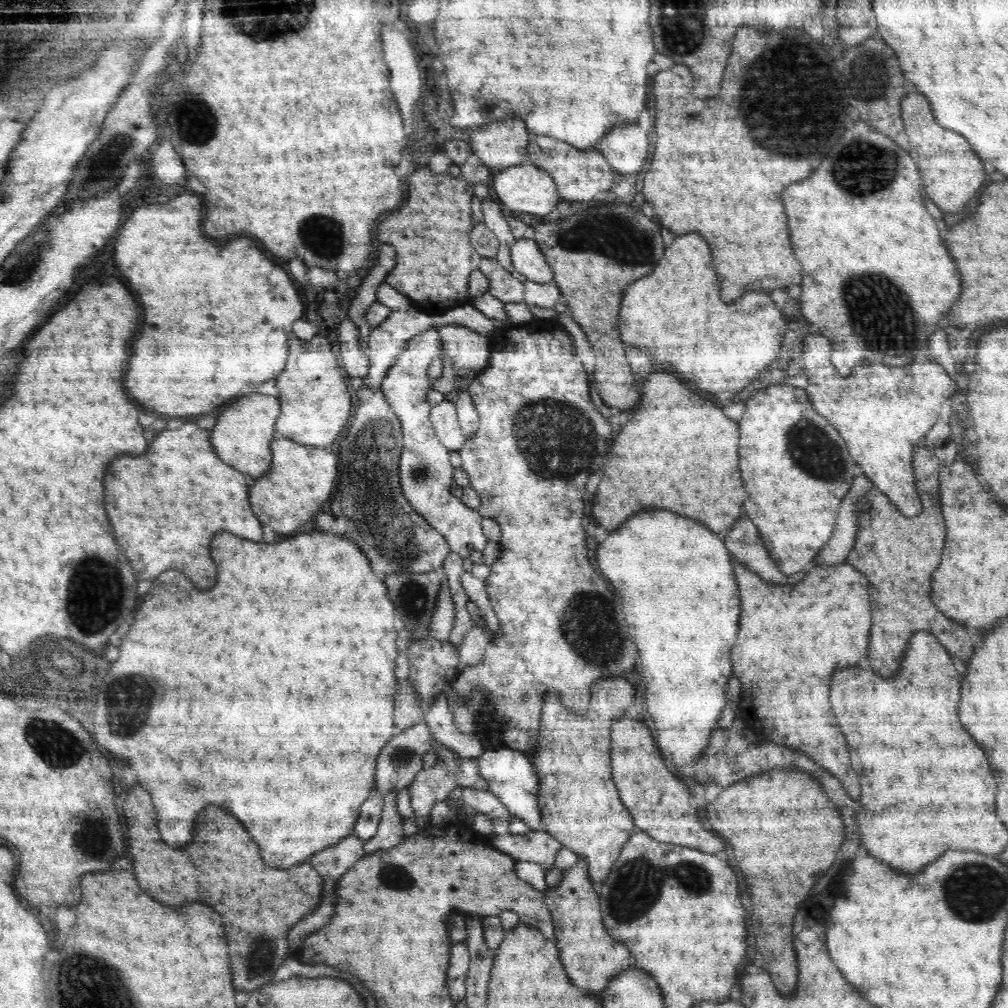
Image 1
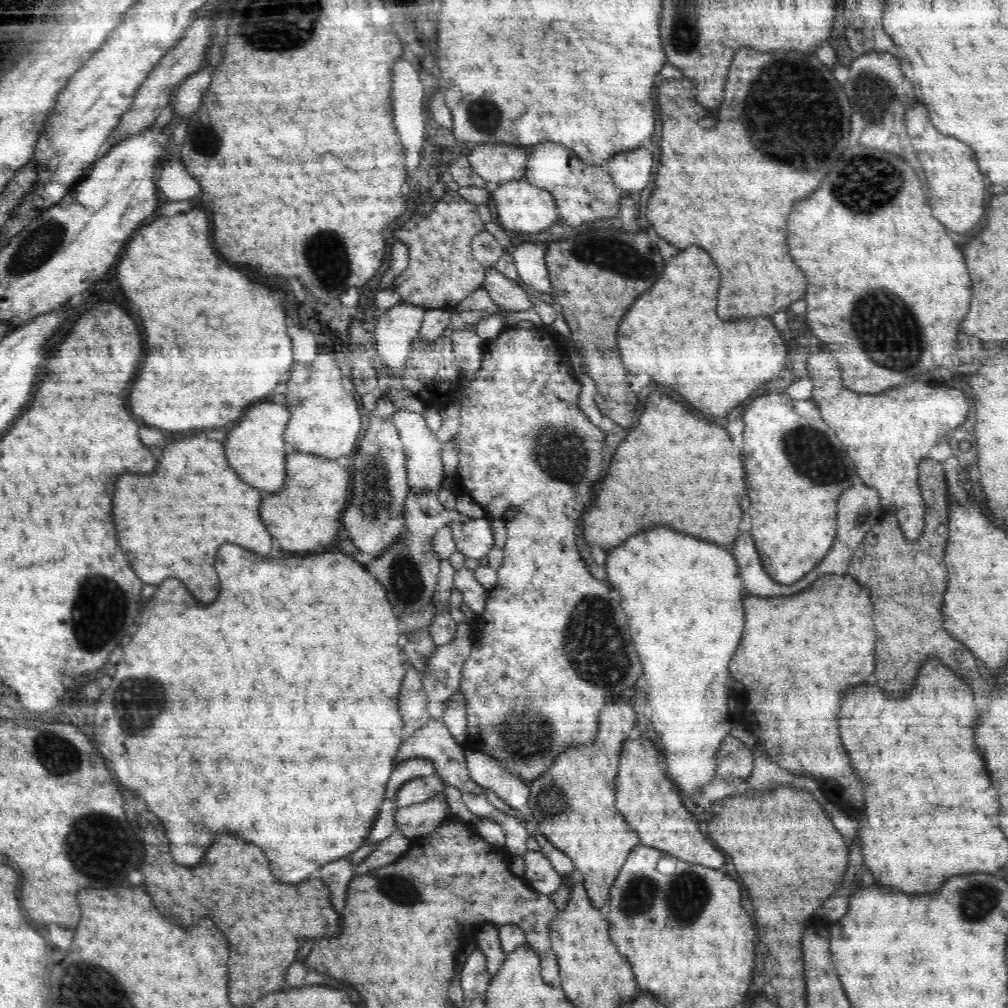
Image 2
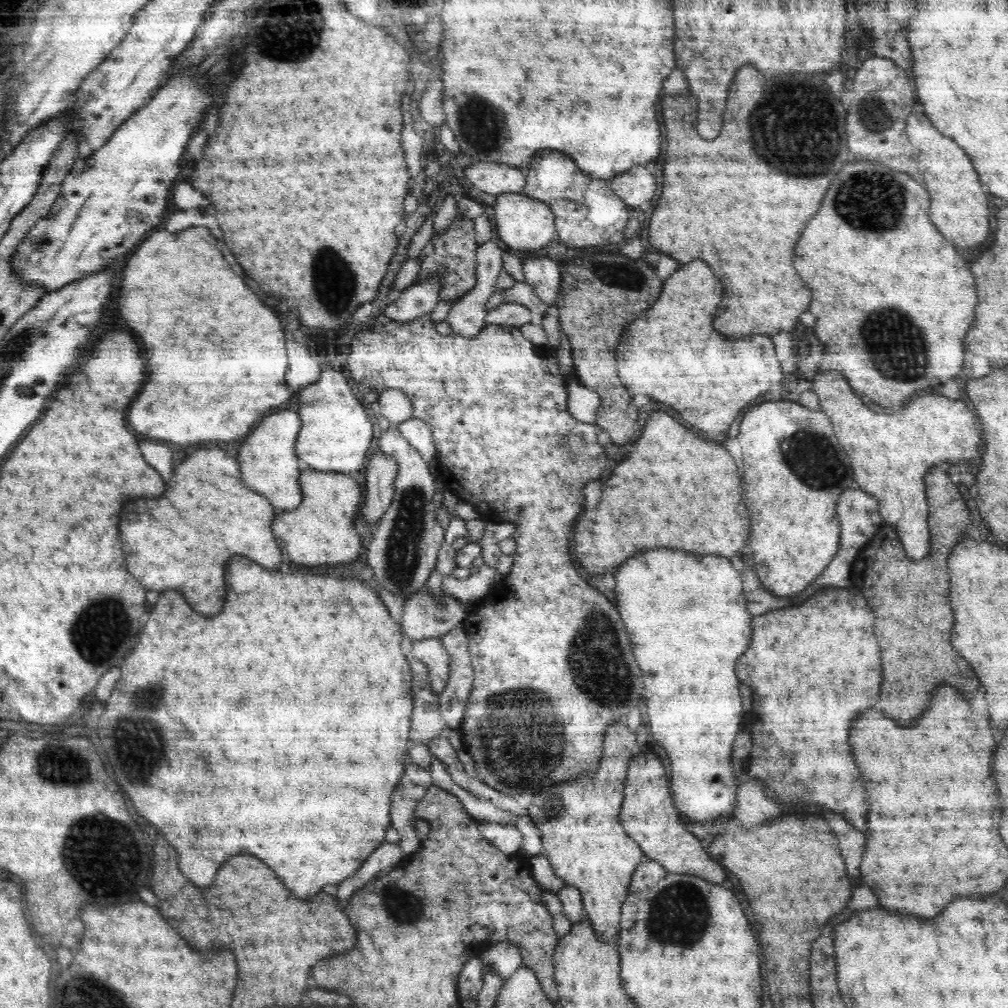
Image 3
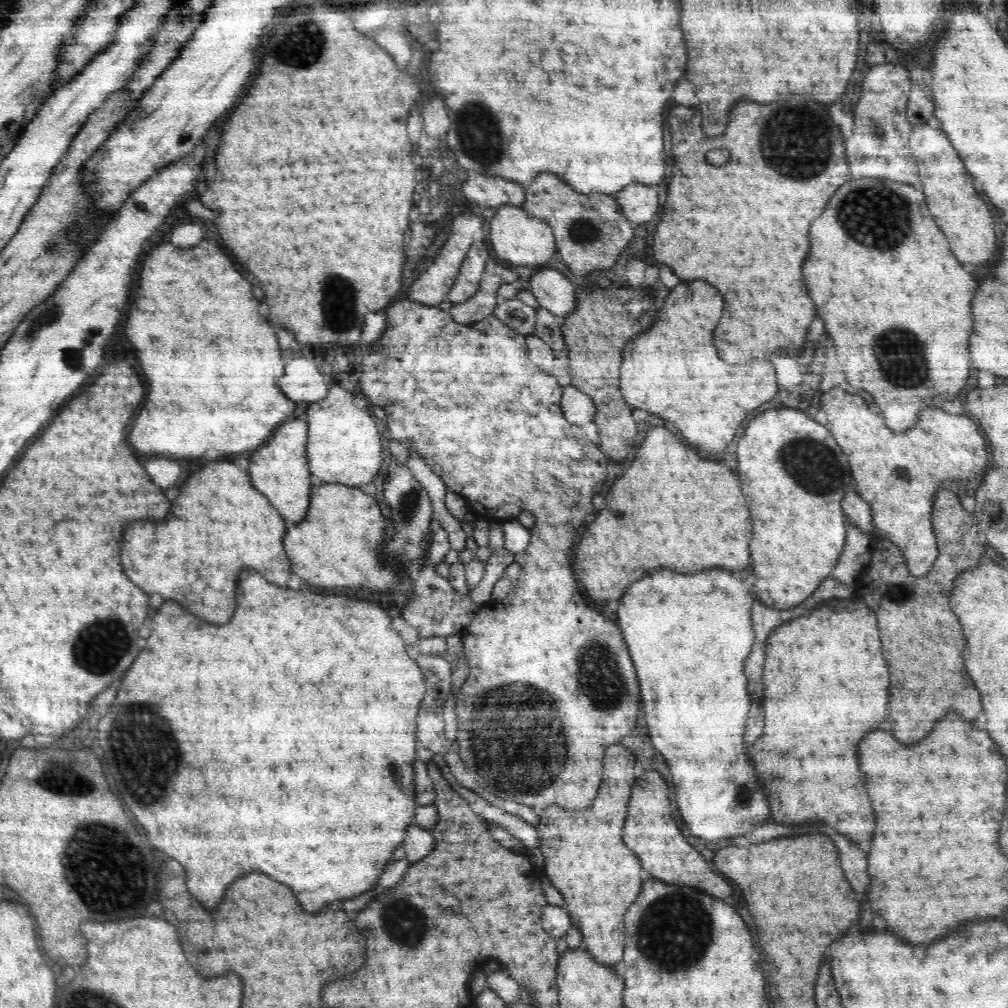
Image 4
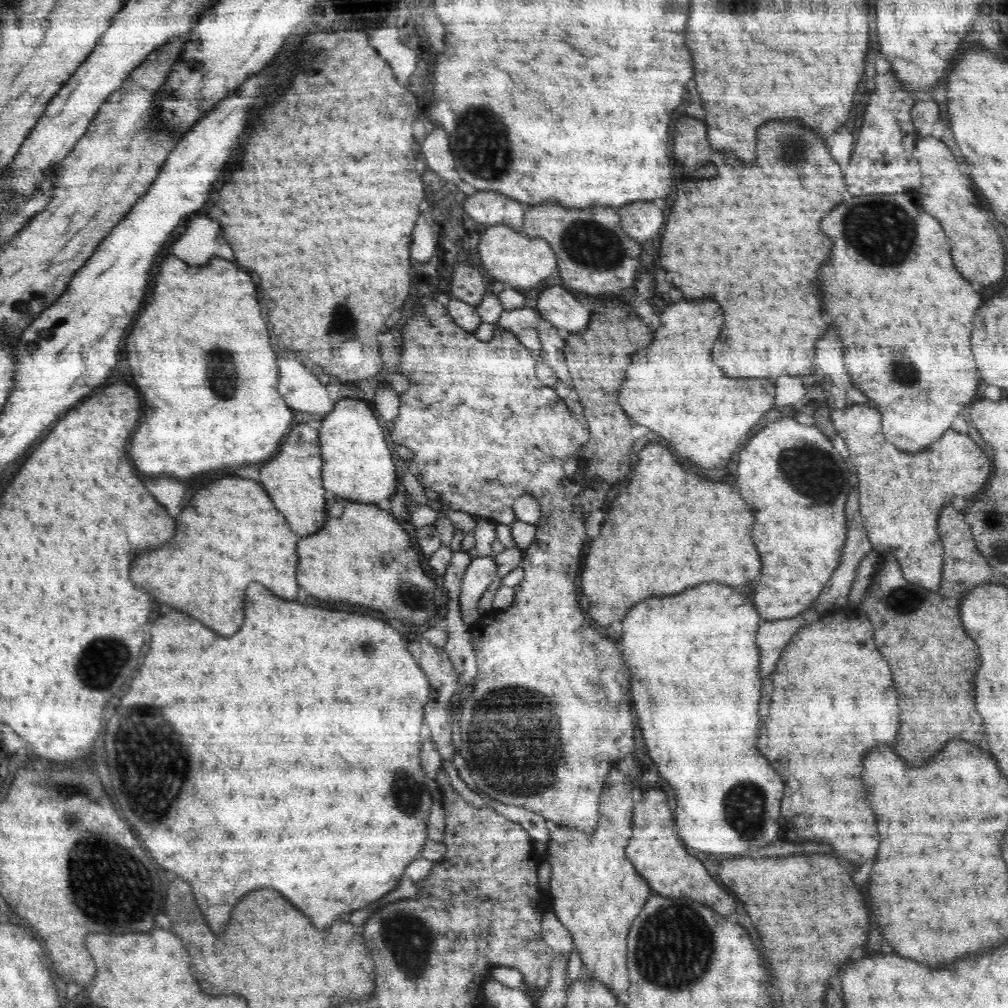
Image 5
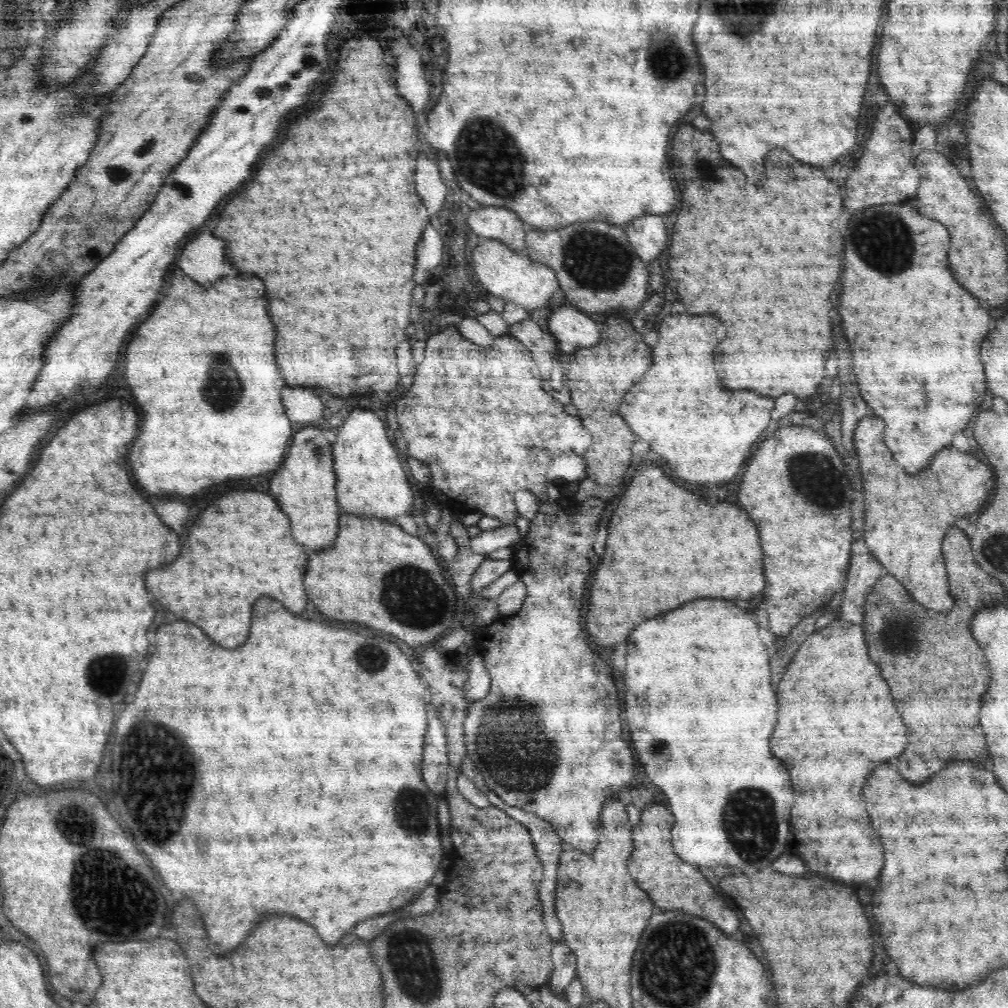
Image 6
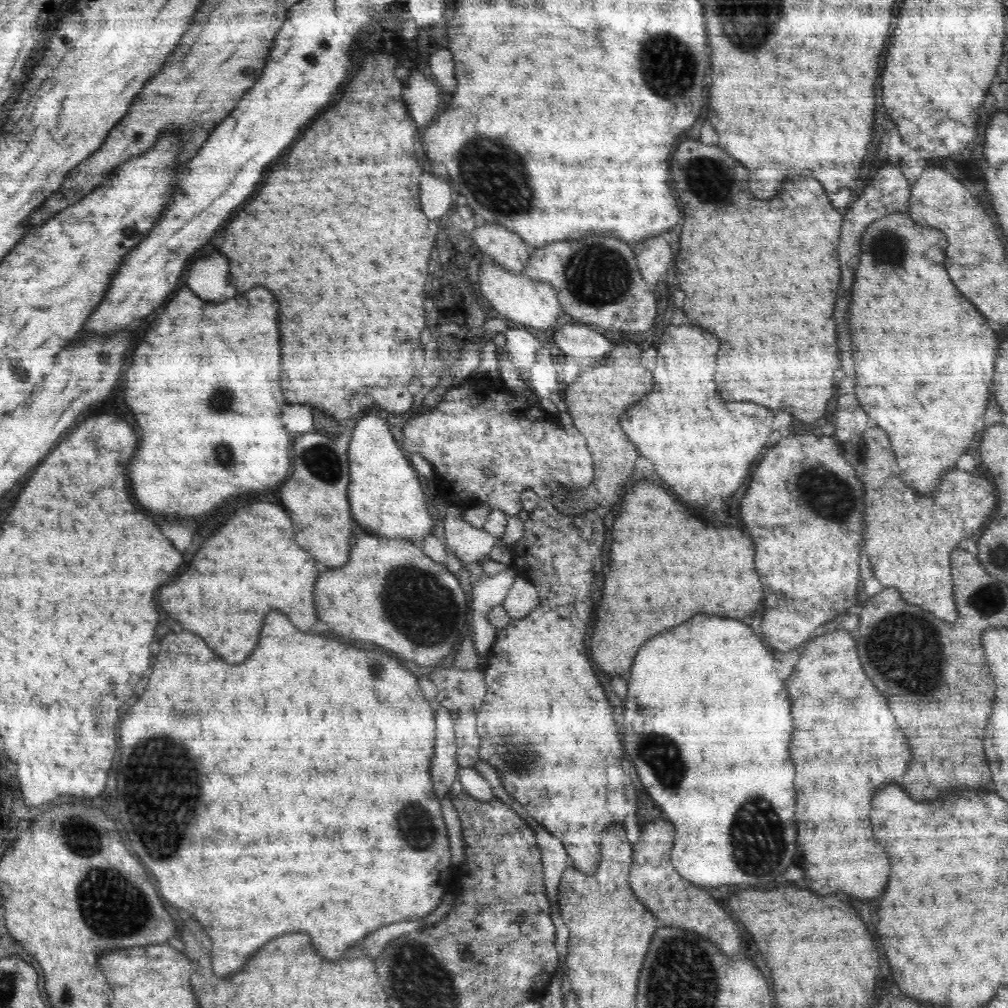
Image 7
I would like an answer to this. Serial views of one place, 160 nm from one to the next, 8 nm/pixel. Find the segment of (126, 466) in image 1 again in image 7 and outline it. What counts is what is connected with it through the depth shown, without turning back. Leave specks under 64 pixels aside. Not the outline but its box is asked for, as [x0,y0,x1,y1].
[158,502,320,664]

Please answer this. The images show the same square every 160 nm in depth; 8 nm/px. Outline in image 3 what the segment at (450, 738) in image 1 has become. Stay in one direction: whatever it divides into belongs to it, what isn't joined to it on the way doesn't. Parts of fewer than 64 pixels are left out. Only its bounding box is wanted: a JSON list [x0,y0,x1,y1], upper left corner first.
[404,639,450,694]

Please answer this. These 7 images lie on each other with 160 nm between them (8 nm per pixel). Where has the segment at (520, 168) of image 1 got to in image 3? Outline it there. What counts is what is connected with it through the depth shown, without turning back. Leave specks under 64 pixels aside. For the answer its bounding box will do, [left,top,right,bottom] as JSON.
[493,192,556,254]

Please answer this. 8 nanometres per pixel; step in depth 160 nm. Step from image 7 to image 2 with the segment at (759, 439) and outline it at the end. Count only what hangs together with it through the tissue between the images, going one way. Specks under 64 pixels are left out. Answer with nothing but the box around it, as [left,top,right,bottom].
[617,246,787,418]

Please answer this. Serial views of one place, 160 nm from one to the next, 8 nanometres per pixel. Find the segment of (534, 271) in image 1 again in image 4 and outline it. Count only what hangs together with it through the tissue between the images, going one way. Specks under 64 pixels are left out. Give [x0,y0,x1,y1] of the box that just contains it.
[529,266,578,317]

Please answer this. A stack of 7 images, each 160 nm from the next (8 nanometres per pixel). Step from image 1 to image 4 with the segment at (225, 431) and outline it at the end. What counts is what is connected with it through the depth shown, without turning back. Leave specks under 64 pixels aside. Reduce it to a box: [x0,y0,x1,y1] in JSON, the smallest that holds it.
[244,420,313,524]

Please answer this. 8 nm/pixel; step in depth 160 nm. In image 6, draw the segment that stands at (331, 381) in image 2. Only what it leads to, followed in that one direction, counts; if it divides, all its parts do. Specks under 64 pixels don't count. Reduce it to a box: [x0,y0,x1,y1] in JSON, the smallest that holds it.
[331,408,414,523]

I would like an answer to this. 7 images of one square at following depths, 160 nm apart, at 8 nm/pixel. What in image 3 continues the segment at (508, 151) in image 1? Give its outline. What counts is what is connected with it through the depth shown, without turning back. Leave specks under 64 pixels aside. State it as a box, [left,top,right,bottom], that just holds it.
[463,162,527,196]

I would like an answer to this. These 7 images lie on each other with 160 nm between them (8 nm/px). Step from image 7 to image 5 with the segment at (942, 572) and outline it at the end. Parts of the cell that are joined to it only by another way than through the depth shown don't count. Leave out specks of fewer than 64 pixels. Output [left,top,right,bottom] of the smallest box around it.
[831,404,992,592]

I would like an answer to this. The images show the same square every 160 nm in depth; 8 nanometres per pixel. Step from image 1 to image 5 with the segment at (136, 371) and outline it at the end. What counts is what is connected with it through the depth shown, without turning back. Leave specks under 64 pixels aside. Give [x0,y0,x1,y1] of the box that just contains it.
[126,256,299,480]

